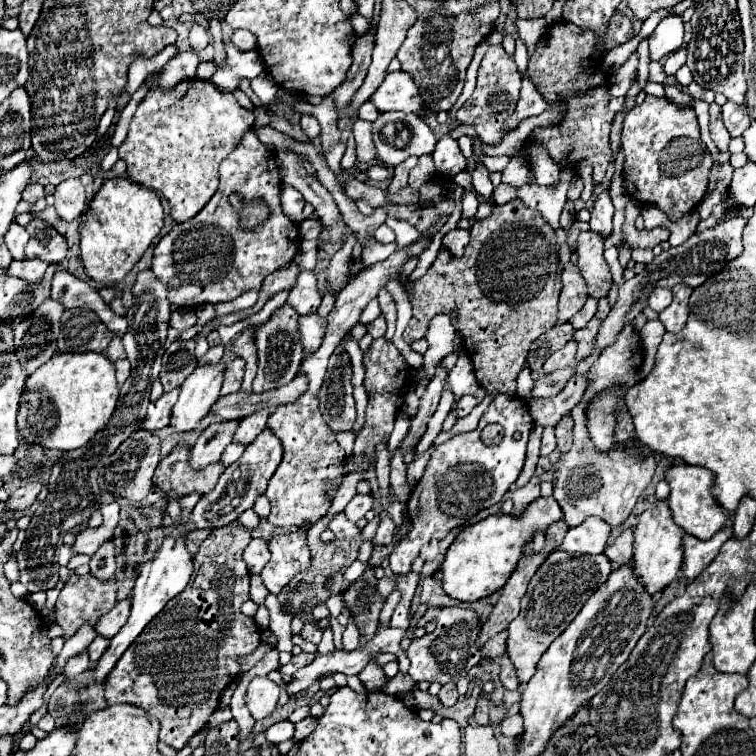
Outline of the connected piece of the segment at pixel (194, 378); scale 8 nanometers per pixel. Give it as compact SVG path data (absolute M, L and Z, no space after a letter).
M225 361L217 365L197 367L181 387L179 399L171 411L171 427L175 433L187 433L199 427L211 405L219 399Z

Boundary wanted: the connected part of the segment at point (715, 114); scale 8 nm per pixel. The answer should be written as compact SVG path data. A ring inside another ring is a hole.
M711 103L709 105L709 115L711 115L709 127L711 127L711 139L713 139L713 143L719 147L721 153L729 153L727 145L729 145L731 137L729 137L729 131L725 129L725 125L721 121L721 107L717 103Z

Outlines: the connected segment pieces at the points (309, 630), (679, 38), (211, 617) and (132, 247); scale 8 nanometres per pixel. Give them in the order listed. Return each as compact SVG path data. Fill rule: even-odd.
M307 621L307 623L303 625L303 629L301 629L301 637L303 637L305 641L311 641L313 645L319 645L321 635L323 635L323 629L317 625L317 621Z
M669 13L659 21L655 31L649 35L651 61L661 61L665 55L677 51L683 45L683 21L681 15Z
M239 521L231 525L213 529L211 535L201 543L195 555L195 573L191 583L171 599L165 609L145 627L137 641L121 655L115 669L105 679L105 699L109 705L129 703L145 709L161 723L159 739L177 751L187 745L187 741L199 733L207 723L211 713L219 707L221 691L239 675L239 657L249 655L261 643L259 625L241 613L243 601L249 599L249 571L243 561L243 549L251 541L251 531Z
M109 175L95 193L87 209L87 223L81 229L81 259L87 277L103 285L119 283L143 257L161 227L163 207L157 193L123 175Z

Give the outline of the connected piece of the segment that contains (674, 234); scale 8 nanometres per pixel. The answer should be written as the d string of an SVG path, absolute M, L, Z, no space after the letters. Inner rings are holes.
M689 211L687 215L683 215L679 221L671 223L671 237L669 237L669 243L671 245L681 245L683 241L689 239L689 235L695 233L697 229L697 223L699 223L699 215L697 211Z

